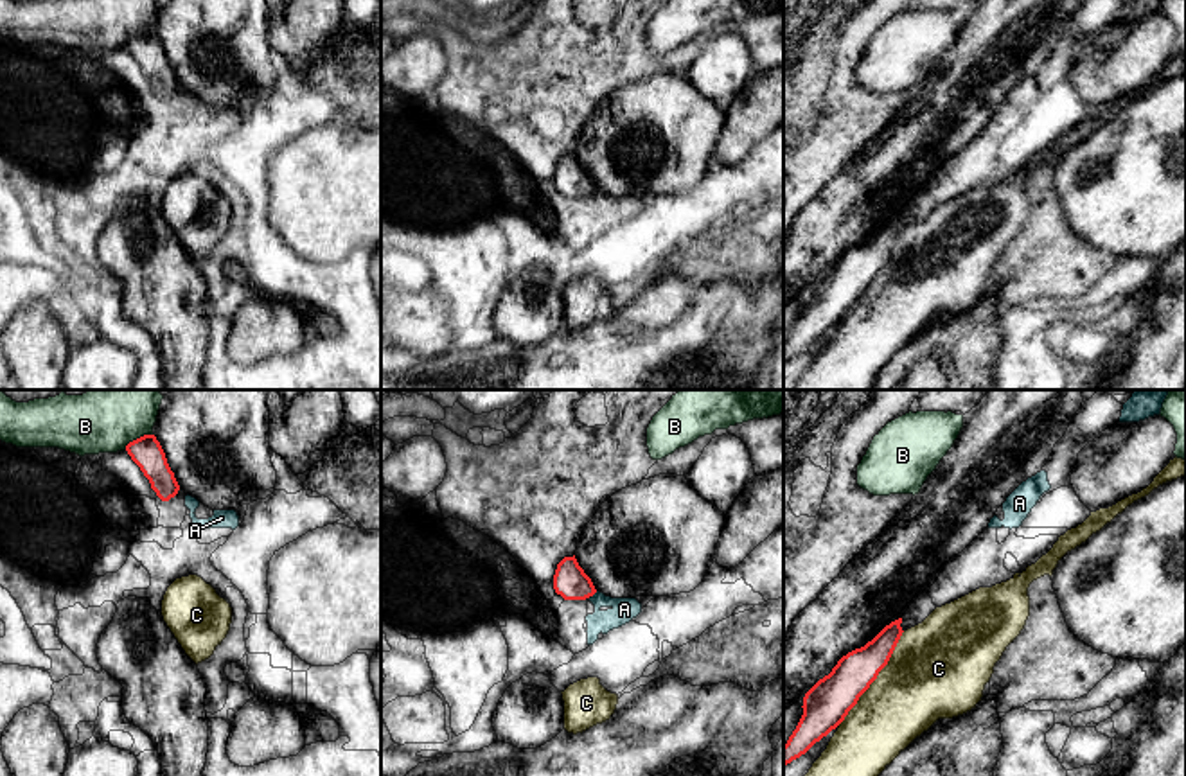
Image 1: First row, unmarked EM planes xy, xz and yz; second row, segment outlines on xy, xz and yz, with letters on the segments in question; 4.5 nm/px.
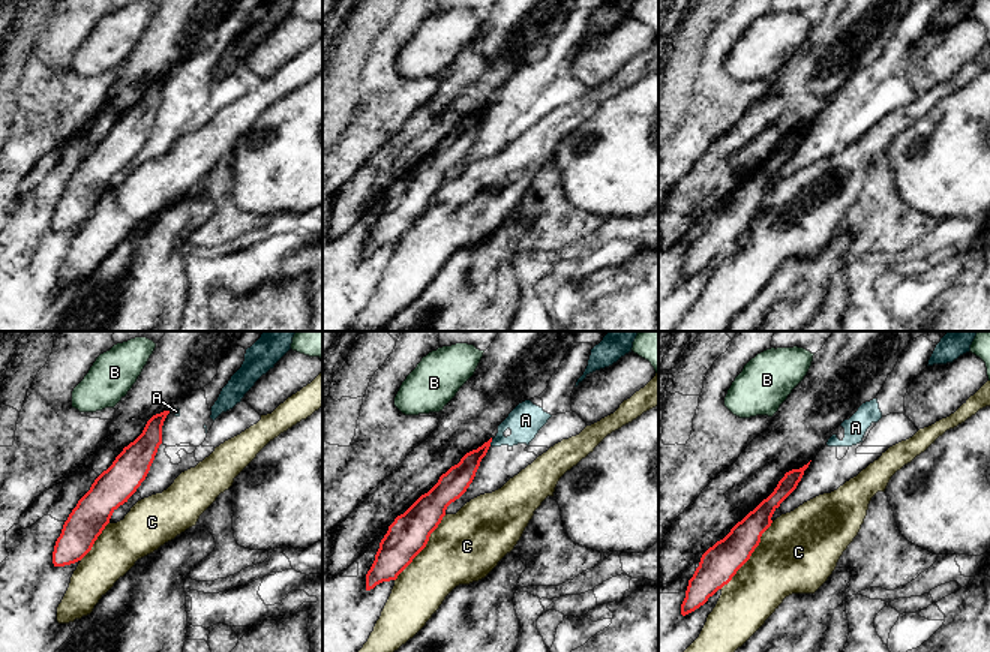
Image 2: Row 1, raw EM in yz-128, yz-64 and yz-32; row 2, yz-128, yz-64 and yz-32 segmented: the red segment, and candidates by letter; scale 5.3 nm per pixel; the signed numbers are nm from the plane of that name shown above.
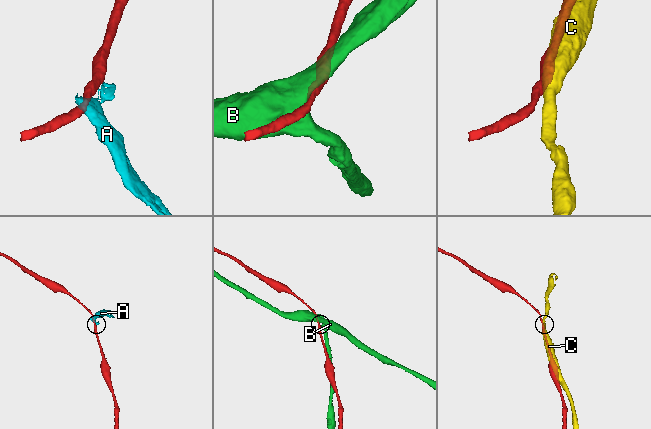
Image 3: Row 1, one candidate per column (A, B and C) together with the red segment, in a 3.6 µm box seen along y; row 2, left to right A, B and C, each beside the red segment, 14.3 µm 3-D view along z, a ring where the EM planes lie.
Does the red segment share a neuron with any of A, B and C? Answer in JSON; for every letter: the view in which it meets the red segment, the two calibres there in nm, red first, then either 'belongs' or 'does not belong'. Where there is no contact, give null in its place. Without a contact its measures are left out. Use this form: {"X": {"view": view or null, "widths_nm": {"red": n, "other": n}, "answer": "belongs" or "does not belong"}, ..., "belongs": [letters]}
{"A": {"view": "xz", "widths_nm": {"red": 150, "other": 110}, "answer": "does not belong"}, "B": {"view": "xy", "widths_nm": {"red": 140, "other": 320}, "answer": "does not belong"}, "C": {"view": "yz", "widths_nm": {"red": 200, "other": 400}, "answer": "does not belong"}, "belongs": []}

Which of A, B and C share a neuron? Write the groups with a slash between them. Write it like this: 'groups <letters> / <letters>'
groups A / B / C

